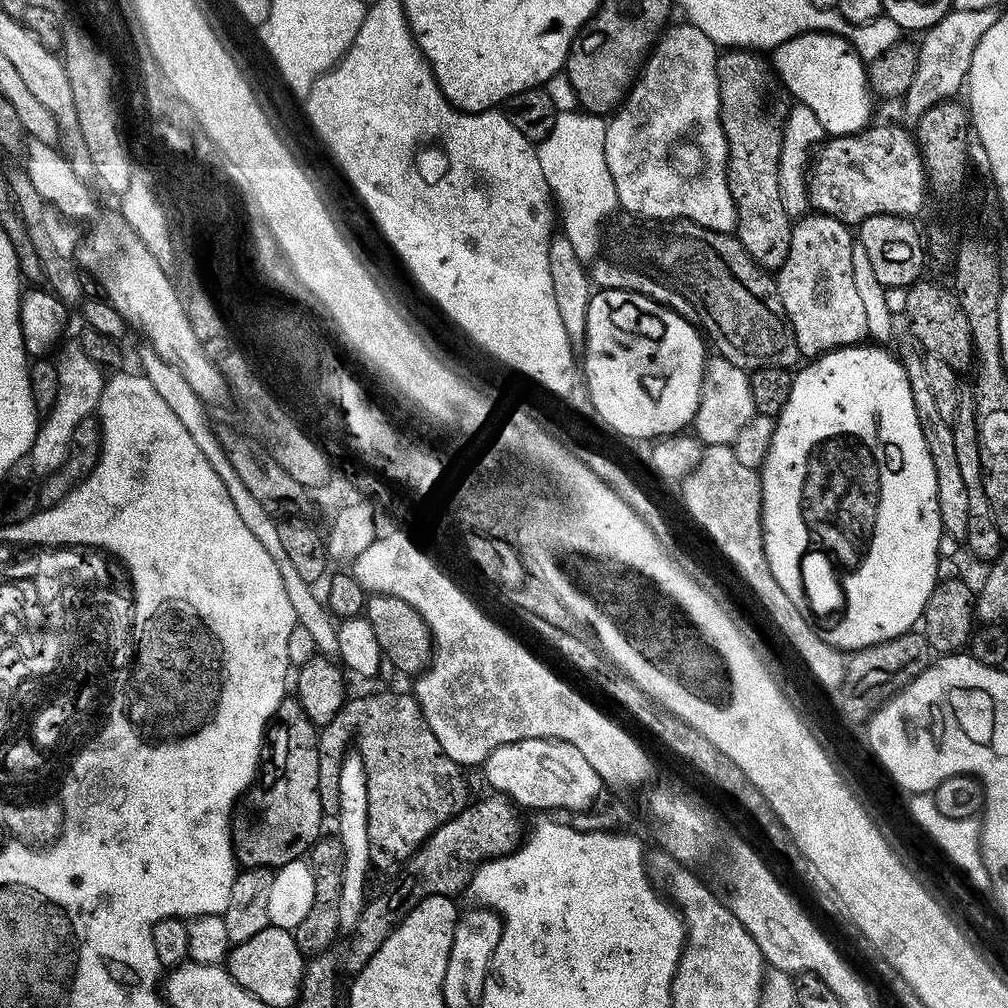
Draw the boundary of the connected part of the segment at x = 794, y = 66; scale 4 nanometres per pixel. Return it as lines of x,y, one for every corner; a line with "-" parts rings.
803,32
778,45
770,60
789,97
814,110
829,137
851,136
869,127
874,97
868,86
866,64
841,36

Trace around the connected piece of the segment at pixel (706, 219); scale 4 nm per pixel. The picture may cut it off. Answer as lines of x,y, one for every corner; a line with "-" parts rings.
687,22
674,24
657,40
656,47
649,52
648,59
644,61
643,69
636,83
632,85
627,100
616,109
614,115
607,121
606,166
610,166
610,178
614,178
614,190
619,207
625,208
628,214
633,217
643,218
648,222
689,220
698,226
706,226
715,232
731,233
736,226
736,207
728,185
728,143
724,137
722,122
720,121
720,91
718,90
718,74
716,73
718,48
710,38
706,38
706,34
702,34
702,30
698,30
693,24

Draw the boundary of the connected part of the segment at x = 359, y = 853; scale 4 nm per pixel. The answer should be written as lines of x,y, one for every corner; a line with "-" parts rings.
358,750
345,753
340,762
338,795
338,833
336,838
343,848
343,872
339,924
343,931
350,932
358,922
368,898
366,880
371,871
369,858
369,792
364,757

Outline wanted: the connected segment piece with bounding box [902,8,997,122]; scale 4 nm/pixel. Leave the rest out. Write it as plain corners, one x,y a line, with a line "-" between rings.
990,8
950,10
936,25
923,33
924,41
919,41
918,44
918,74
914,74
914,82
910,82
908,95
902,101
904,112
912,122
919,121
926,114
926,110
930,110
935,104
953,99
957,95
956,91
965,87
974,50
982,34
986,34
986,30
994,26
996,17
997,13

